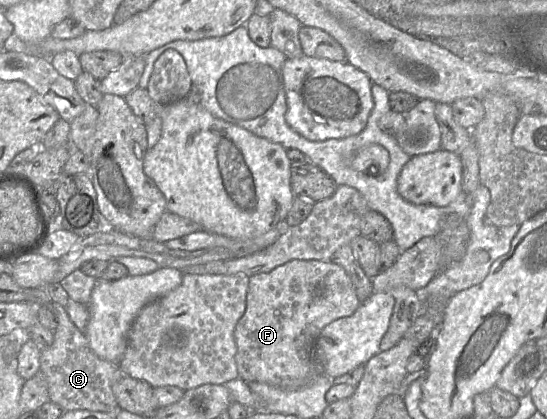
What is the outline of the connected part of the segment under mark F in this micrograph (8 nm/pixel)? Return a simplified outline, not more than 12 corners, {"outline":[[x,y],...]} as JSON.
{"outline":[[292,260],[249,278],[239,378],[296,390],[314,343],[360,306],[345,269]]}

